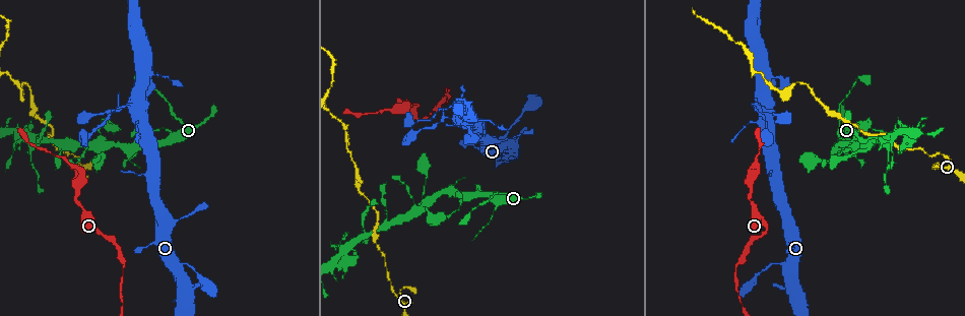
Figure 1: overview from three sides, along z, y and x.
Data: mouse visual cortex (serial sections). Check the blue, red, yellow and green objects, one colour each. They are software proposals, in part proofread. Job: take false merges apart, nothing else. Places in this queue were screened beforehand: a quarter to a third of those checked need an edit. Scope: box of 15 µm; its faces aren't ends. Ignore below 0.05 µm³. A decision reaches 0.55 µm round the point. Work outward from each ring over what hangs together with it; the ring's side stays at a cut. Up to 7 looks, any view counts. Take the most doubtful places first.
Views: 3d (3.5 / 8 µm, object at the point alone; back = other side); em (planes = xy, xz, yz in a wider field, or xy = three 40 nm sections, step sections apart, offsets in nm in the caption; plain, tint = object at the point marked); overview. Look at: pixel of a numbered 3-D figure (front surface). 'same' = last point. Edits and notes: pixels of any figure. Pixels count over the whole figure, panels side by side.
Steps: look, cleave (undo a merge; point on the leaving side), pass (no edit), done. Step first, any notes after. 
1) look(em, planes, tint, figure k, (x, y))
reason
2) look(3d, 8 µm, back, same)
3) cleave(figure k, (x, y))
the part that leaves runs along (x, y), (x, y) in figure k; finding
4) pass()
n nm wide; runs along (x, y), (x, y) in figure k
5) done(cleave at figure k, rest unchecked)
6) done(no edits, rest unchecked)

look(3d, 8 µm, figure 1, (752, 173))
sharp bend

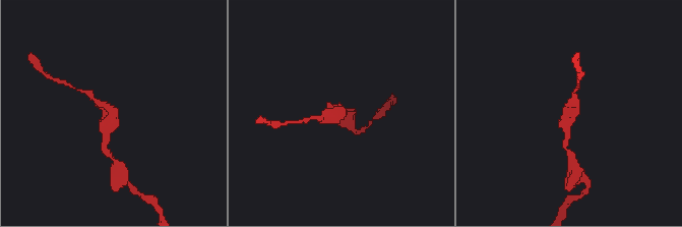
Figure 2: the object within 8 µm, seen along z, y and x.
look(3d, 3.5 µm, figure 2, (112, 112))
closer look

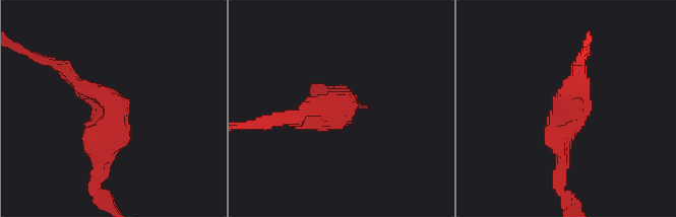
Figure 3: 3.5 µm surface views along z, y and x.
look(em, xy, step 5, tint, figure 3, (344, 106))

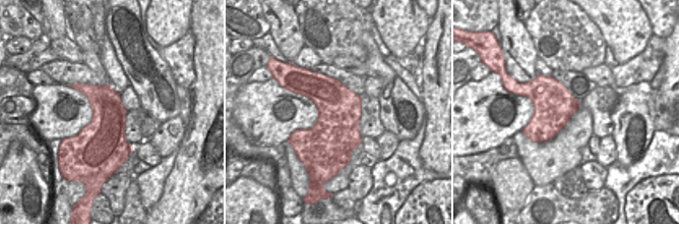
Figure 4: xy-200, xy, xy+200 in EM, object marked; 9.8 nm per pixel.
pass()
arms of 250, 250 nm; runs along (97, 174), (116, 106), (69, 72) in figure 3; one cell here

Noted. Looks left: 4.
look(3d, 8 µm, figure 1, (781, 92))

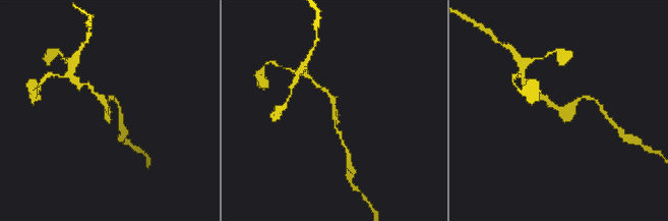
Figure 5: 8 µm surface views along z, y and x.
look(3d, 3.5 µm, figure 5, (107, 109))

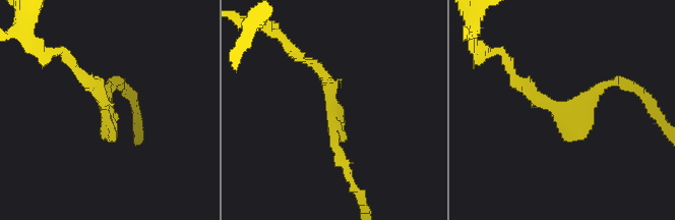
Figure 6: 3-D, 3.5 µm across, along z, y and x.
look(em, planes, tint, figure 6, (106, 113))
need the tissue

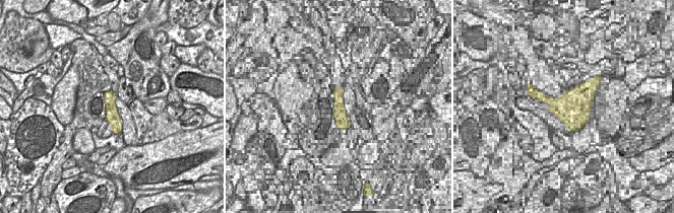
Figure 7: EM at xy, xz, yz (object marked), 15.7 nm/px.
pass()
runs along (109, 93), (111, 114), (118, 131) in figure 7; all the same cell

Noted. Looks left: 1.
done(no edits, rest unchecked)

